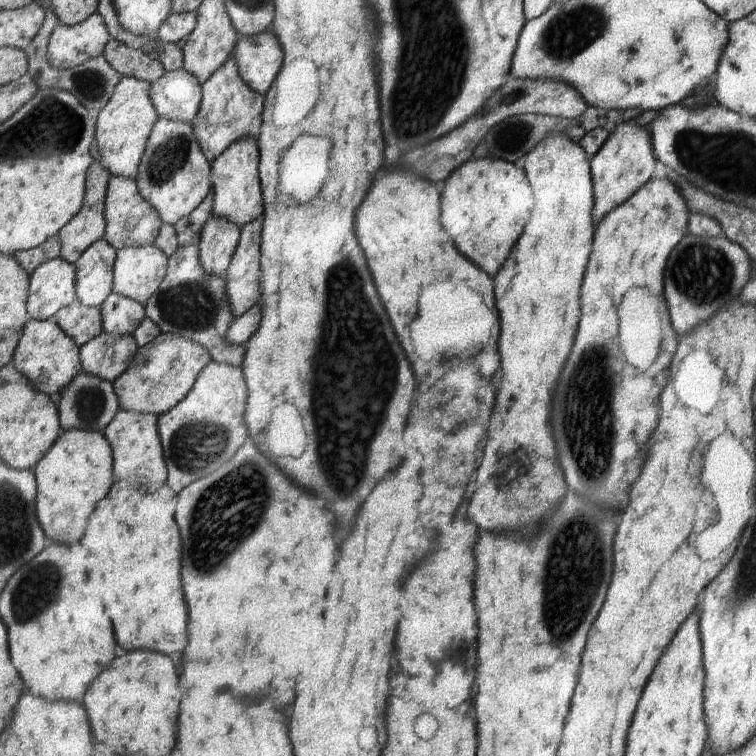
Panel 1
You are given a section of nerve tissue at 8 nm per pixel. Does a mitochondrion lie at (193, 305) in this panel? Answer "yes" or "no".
yes

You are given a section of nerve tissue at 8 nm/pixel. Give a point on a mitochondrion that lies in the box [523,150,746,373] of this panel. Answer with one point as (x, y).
(703, 274)

